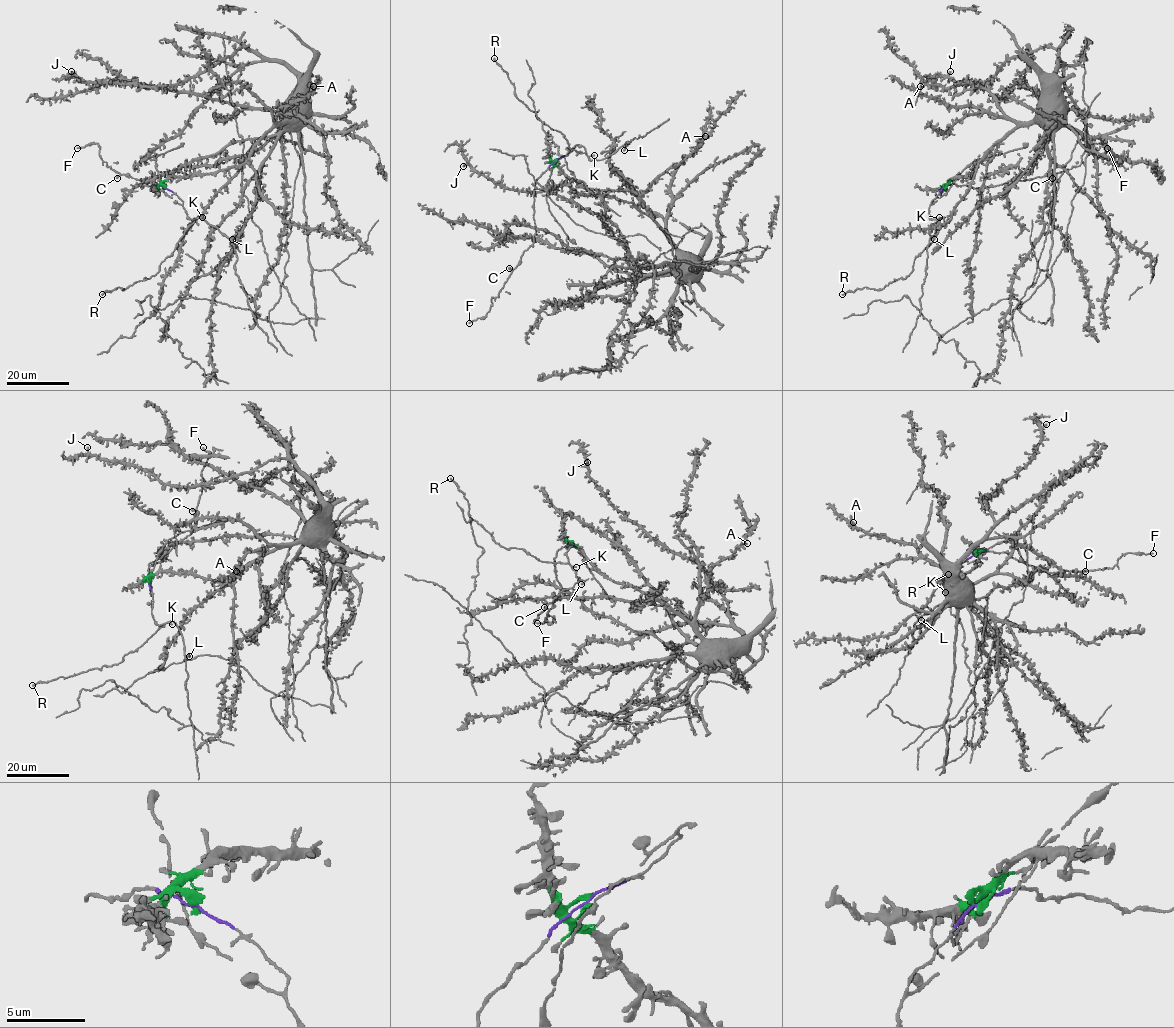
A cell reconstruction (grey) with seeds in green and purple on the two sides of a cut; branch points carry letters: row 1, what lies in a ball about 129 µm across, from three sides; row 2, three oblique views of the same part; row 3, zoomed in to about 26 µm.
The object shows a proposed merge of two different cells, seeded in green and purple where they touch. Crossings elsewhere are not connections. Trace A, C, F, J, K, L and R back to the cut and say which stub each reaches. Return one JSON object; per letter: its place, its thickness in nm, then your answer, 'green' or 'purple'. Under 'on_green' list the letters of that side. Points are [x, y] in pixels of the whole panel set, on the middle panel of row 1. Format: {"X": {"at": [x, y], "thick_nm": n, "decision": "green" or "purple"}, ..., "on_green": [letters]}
{"A": {"at": [705, 136], "thick_nm": 240, "decision": "green"}, "C": {"at": [509, 268], "thick_nm": 380, "decision": "purple"}, "F": {"at": [469, 323], "thick_nm": 180, "decision": "purple"}, "J": {"at": [463, 166], "thick_nm": 320, "decision": "green"}, "K": {"at": [594, 155], "thick_nm": 160, "decision": "purple"}, "L": {"at": [624, 150], "thick_nm": 400, "decision": "purple"}, "R": {"at": [494, 58], "thick_nm": 260, "decision": "purple"}, "on_green": ["A", "J"]}

